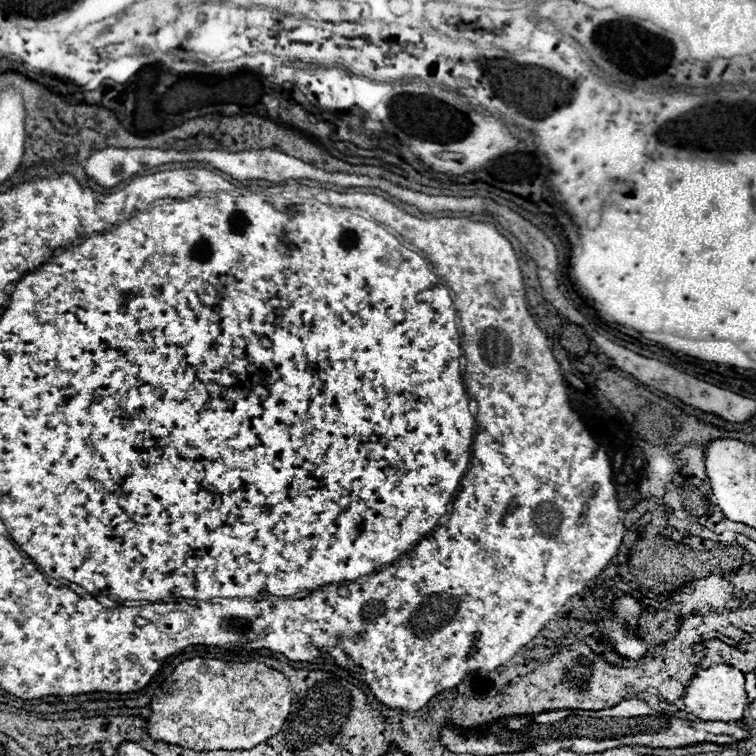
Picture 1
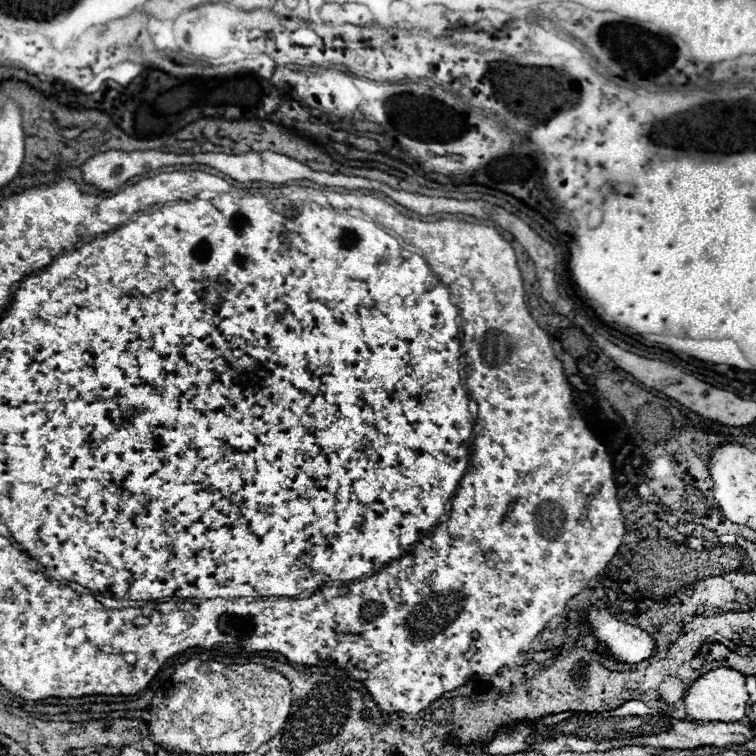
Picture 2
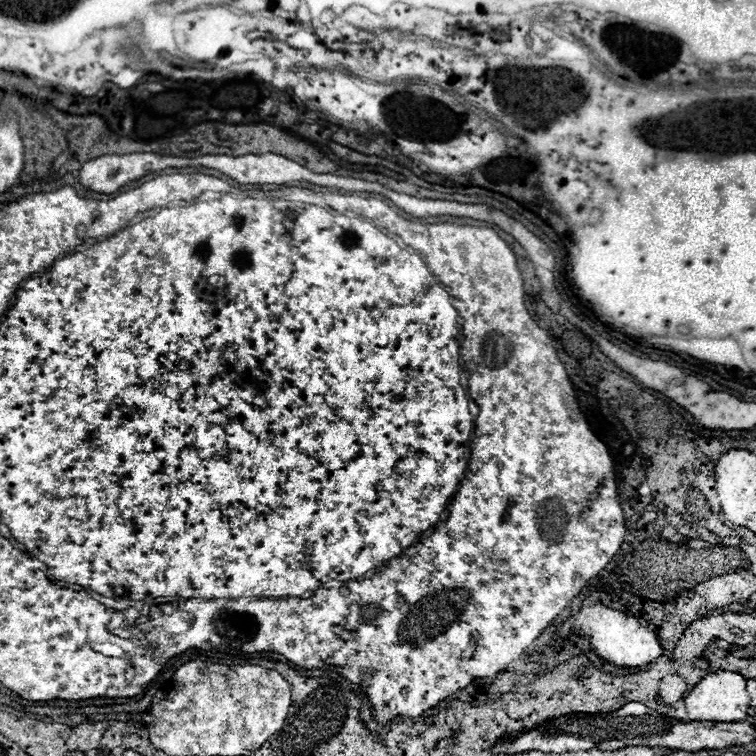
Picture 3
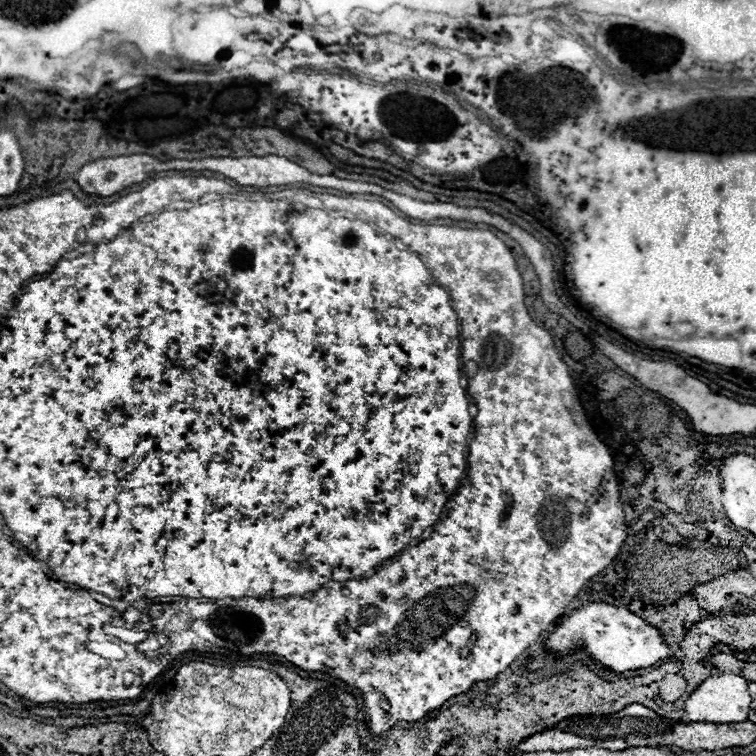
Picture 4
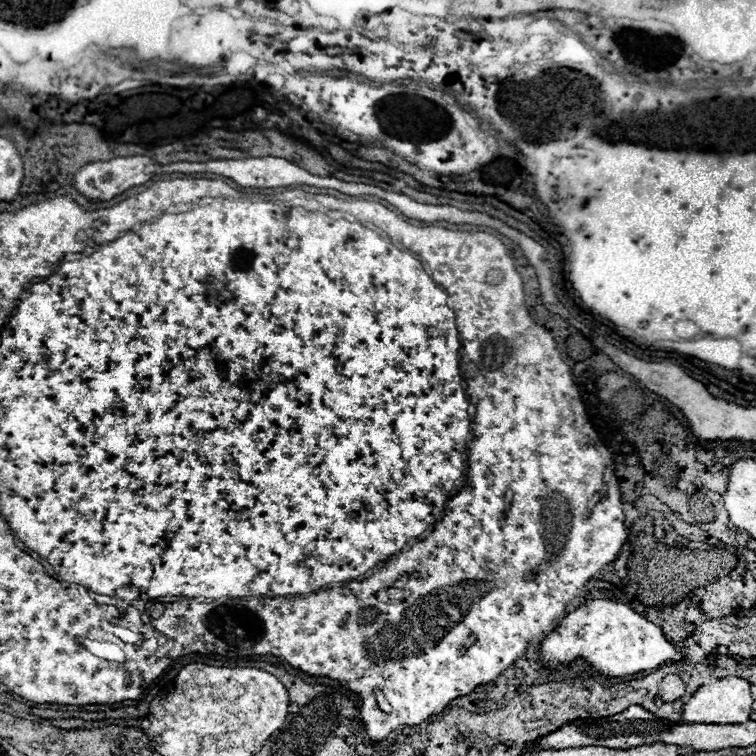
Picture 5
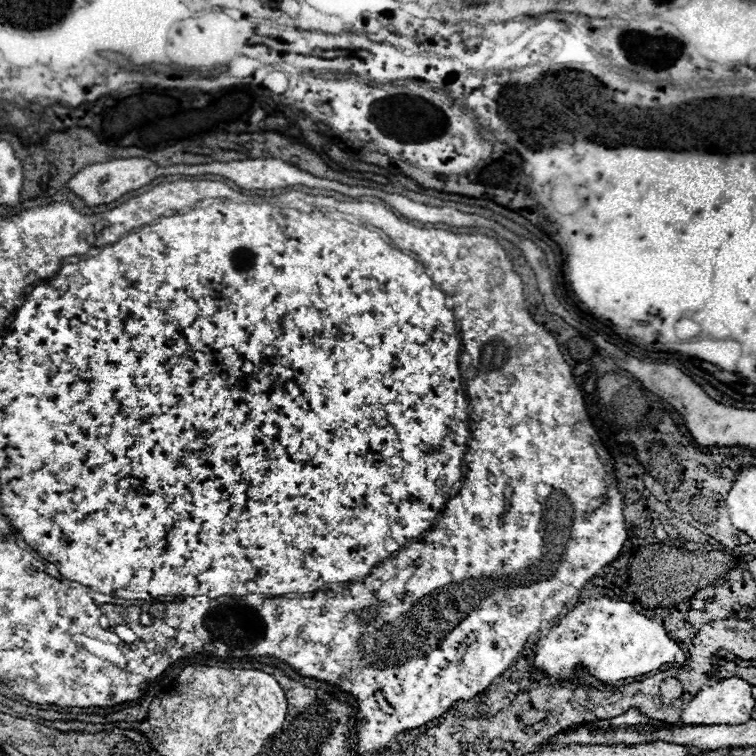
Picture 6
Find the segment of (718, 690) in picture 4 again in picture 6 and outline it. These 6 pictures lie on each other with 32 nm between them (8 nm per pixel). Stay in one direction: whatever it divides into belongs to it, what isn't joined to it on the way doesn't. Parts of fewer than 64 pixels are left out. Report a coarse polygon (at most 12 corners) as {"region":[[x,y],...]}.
{"region":[[742,678],[704,686],[684,708],[684,726],[742,724],[754,712]]}

